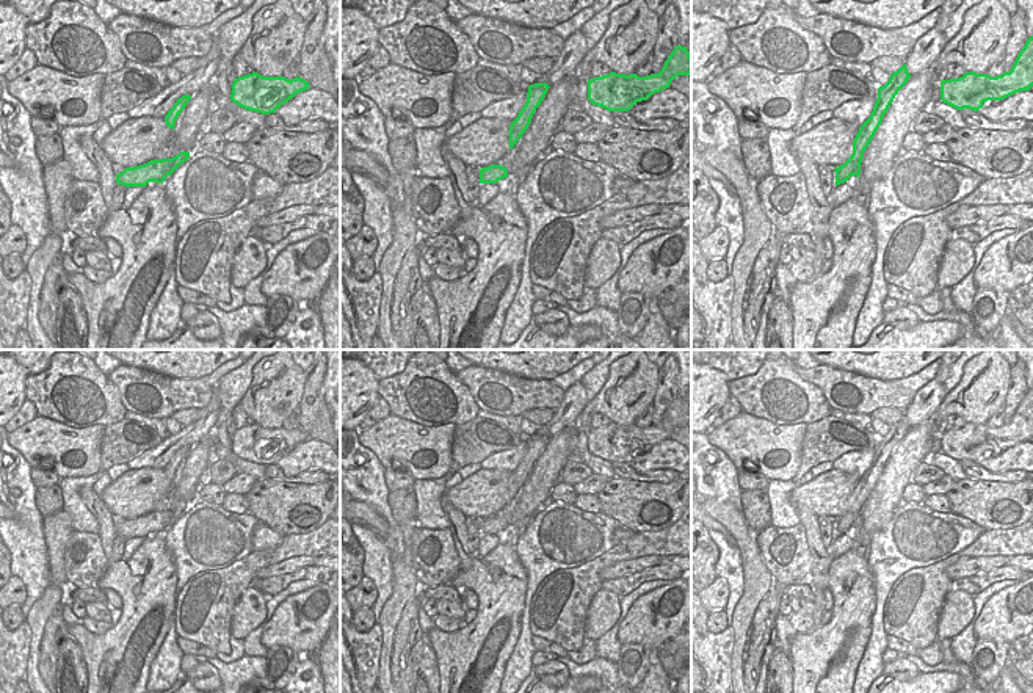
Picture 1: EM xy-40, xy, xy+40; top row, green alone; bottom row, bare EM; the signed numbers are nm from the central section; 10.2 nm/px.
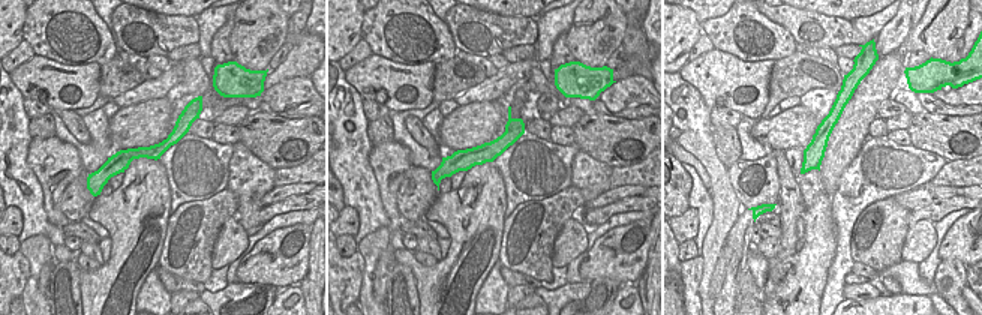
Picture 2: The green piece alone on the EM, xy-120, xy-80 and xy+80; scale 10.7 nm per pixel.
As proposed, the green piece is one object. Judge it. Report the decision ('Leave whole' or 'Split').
Split

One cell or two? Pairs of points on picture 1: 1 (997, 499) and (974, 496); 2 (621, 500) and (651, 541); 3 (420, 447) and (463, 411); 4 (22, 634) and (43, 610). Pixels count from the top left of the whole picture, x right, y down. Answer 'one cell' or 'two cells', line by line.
1: one cell
2: two cells
3: two cells
4: two cells

